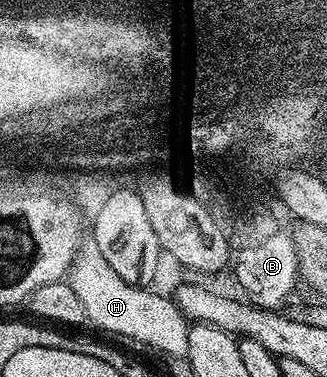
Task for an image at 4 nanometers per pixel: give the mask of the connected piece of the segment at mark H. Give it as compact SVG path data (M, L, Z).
M87 242L79 249L69 273L69 283L73 294L81 298L85 306L87 320L95 323L103 332L116 332L127 340L148 344L168 358L183 358L188 355L189 321L175 304L174 299L158 296L150 287L130 284L105 262L101 250L94 243Z

